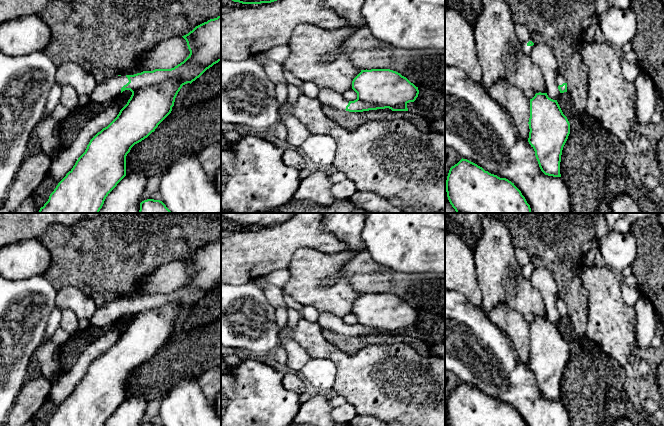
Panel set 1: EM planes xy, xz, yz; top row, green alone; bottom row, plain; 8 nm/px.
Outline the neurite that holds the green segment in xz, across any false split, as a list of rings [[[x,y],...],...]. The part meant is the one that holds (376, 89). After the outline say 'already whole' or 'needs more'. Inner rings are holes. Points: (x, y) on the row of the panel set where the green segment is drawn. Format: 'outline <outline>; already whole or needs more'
outline [[[390,69],[361,70],[353,79],[352,89],[357,93],[357,99],[349,101],[346,111],[363,112],[389,108],[392,111],[408,111],[407,104],[414,102],[419,90],[413,83],[400,73]]]; already whole

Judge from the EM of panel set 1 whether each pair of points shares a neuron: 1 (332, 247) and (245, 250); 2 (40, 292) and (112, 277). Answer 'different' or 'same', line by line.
1: same
2: different

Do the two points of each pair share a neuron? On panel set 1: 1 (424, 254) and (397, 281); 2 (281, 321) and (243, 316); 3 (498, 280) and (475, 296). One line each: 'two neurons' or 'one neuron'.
1: two neurons
2: two neurons
3: two neurons

